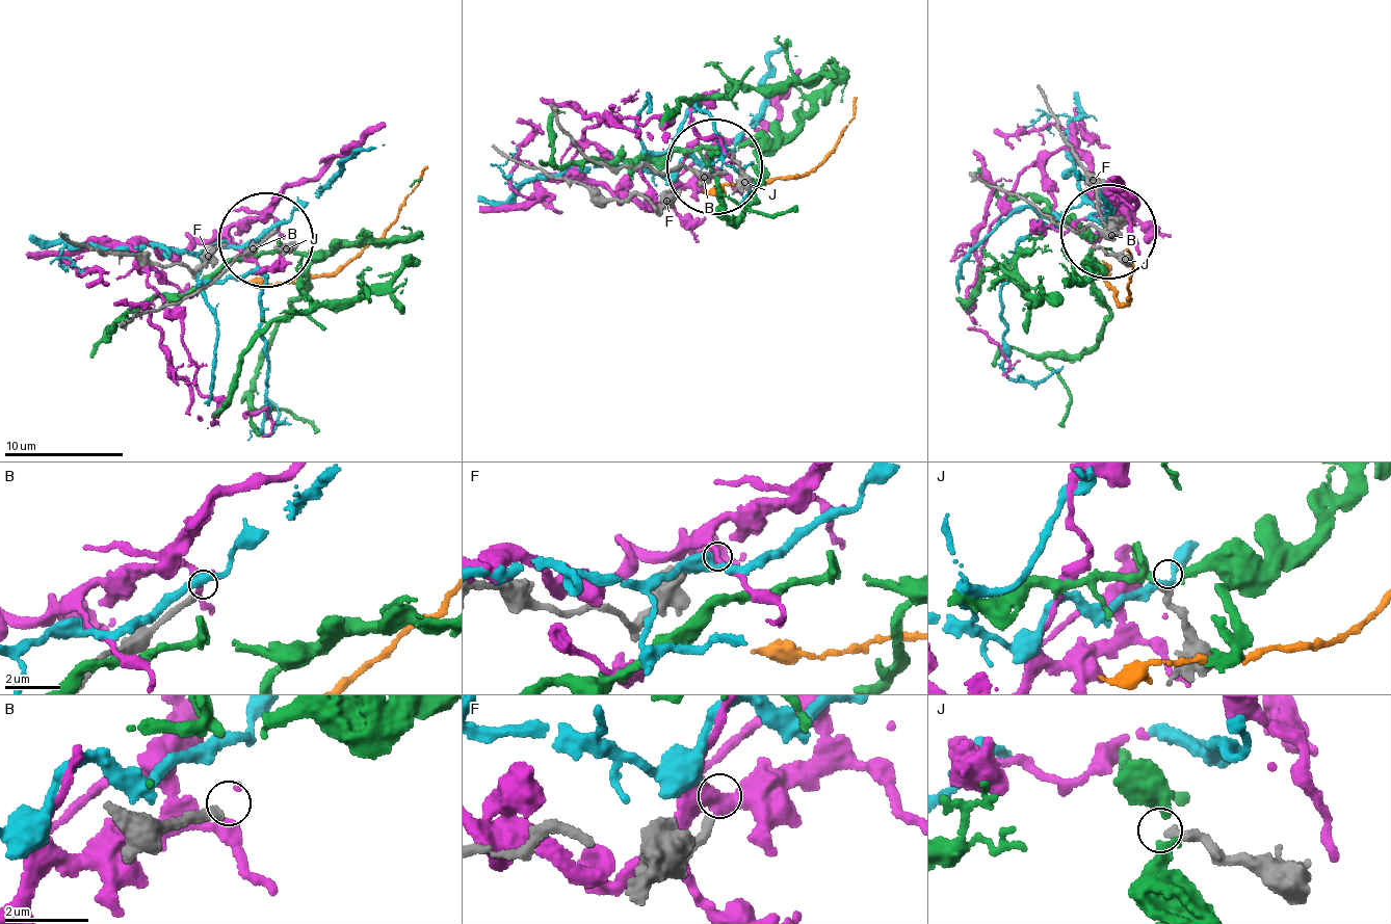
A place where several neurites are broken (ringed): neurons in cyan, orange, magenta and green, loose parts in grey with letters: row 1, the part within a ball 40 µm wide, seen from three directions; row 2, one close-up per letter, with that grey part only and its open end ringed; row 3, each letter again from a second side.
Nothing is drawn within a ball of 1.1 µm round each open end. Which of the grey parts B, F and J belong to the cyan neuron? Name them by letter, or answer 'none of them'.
none of them

